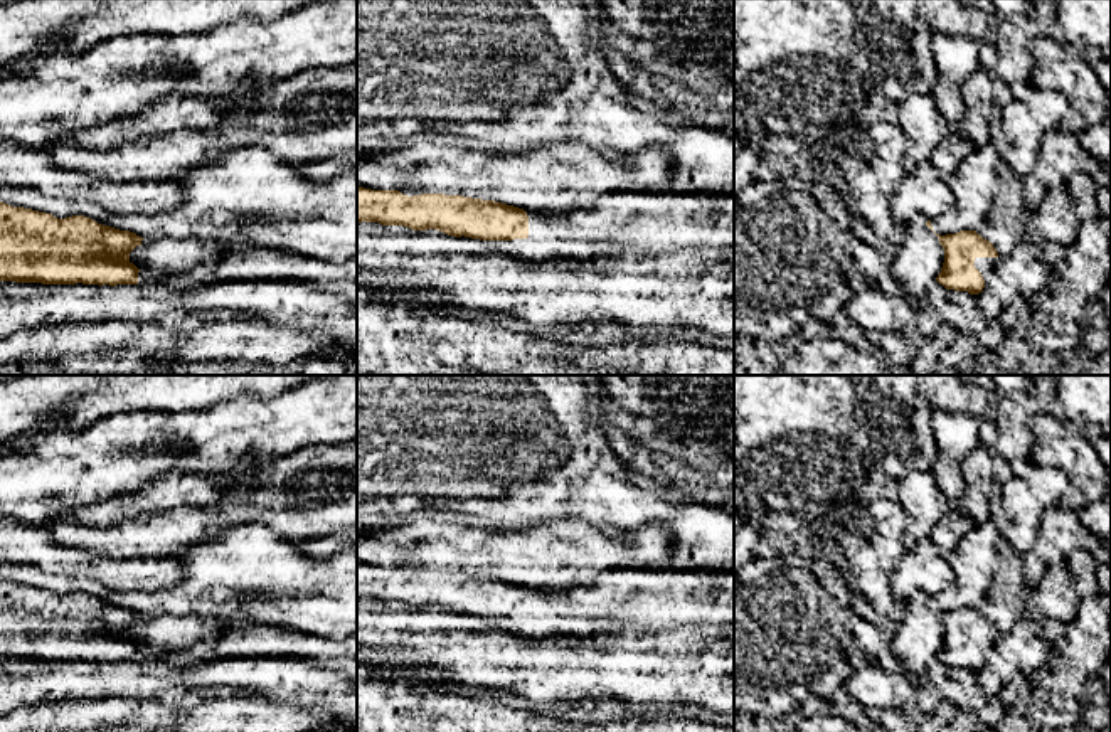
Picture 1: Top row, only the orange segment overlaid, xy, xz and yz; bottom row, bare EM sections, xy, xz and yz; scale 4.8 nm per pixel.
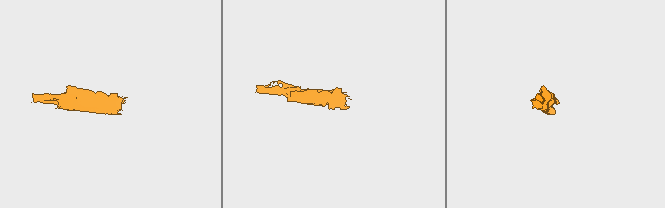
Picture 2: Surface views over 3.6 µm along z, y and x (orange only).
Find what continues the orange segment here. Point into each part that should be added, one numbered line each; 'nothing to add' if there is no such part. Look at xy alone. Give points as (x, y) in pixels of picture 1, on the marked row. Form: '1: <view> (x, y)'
1: xy (248, 263)

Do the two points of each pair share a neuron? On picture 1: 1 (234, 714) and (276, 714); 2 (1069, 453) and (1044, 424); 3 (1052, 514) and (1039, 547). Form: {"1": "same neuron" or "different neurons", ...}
{"1": "same neuron", "2": "same neuron", "3": "same neuron"}

